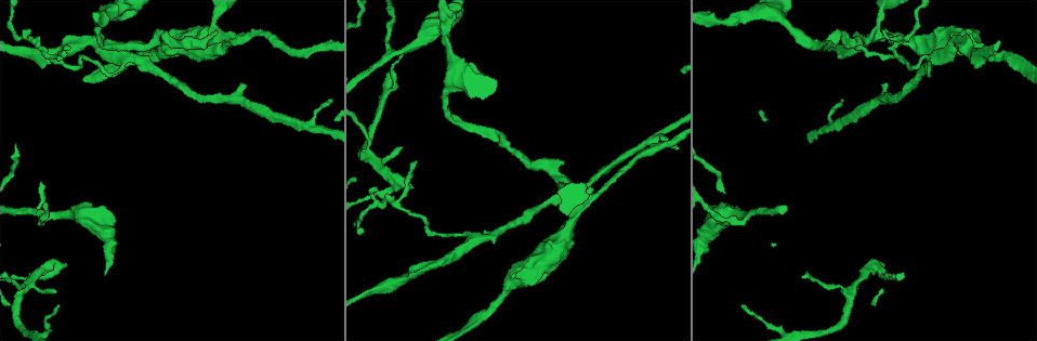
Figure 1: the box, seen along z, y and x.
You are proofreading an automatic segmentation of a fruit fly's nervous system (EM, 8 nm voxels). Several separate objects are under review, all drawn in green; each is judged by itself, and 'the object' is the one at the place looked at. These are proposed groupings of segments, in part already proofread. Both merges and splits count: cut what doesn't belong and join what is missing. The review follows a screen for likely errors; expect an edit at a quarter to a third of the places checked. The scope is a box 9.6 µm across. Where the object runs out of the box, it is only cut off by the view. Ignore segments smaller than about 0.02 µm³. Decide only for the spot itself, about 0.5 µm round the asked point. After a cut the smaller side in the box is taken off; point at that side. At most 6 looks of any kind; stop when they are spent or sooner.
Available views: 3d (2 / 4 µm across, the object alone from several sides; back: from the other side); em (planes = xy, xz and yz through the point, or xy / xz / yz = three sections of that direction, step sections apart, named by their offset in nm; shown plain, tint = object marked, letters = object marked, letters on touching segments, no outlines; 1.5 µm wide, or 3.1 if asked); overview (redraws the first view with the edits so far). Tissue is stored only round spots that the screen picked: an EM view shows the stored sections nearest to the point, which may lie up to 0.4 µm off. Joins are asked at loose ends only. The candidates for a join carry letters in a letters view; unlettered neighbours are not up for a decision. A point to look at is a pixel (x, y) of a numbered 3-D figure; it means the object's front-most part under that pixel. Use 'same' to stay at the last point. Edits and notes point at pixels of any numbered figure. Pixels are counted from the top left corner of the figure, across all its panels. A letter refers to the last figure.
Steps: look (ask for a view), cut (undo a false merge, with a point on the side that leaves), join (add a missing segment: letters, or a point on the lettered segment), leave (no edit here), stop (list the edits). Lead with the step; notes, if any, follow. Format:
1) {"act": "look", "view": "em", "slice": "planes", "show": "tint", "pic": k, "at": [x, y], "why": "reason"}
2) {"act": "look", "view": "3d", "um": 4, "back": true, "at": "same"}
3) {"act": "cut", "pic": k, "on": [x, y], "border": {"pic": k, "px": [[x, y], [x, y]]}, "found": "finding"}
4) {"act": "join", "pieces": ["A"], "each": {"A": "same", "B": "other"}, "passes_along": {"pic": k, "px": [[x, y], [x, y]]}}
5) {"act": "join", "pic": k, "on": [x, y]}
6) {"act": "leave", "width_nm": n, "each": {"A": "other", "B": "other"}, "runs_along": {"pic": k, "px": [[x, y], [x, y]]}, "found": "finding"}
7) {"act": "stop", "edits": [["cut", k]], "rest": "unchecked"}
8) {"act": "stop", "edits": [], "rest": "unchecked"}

{"act": "look", "view": "3d", "um": 4, "pic": 1, "at": [936, 58], "why": "small branch off a trunk"}

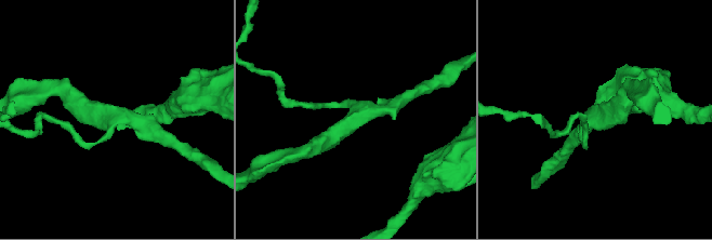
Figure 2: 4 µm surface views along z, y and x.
{"act": "look", "view": "em", "slice": "planes", "show": "letters", "pic": 2, "at": [599, 116], "why": "shape alone is not enough"}

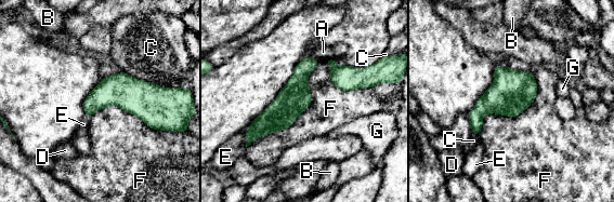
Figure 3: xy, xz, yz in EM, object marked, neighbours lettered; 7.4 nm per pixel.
{"act": "leave", "width_nm": 240, "longest_contact_nm": ["F", 850], "each": {"A": "other", "B": "other", "C": "other", "D": "other", "E": "other", "F": "other", "G": "other"}, "found": "all the same neuron"}

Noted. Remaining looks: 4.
{"act": "look", "view": "em", "slice": "yz", "step": 4, "show": "tint", "pic": 1, "at": [840, 31], "why": "sharp bend"}

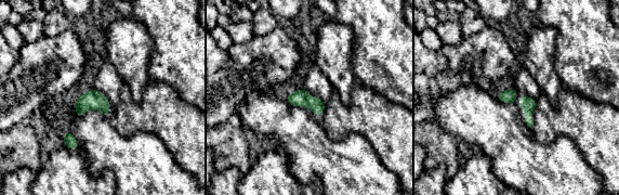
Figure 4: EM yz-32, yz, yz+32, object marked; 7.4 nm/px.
{"act": "look", "view": "em", "slice": "planes", "show": "letters", "at": "same", "why": "cut it another way"}

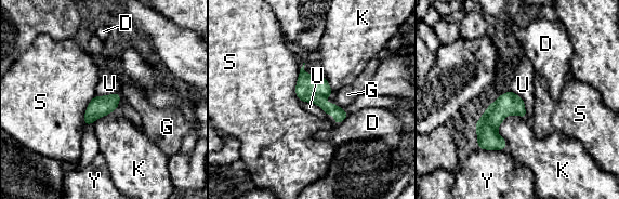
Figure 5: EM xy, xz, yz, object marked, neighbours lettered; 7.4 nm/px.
{"act": "leave", "width_nm": 160, "each": {"D": "other", "G": "other", "K": "other", "S": "other", "U": "other", "Y": "other"}, "runs_along": {"pic": 5, "px": [[511, 94], [487, 124], [481, 146]]}, "found": "one neuron here"}

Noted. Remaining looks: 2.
{"act": "look", "view": "em", "slice": "yz", "step": 4, "show": "tint", "pic": 1, "at": [592, 187], "why": "an open end"}

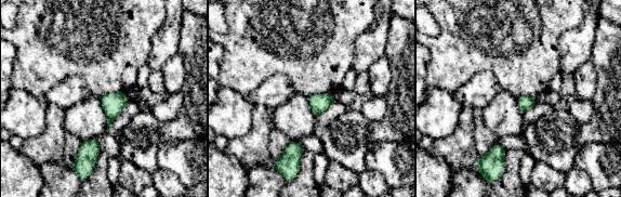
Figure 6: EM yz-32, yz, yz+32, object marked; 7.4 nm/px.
{"act": "look", "view": "em", "slice": "planes", "show": "letters", "at": "same"}

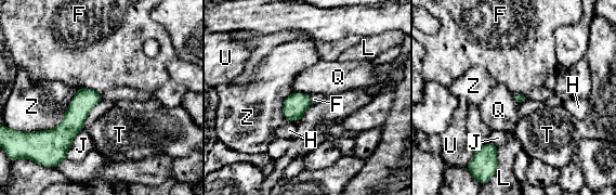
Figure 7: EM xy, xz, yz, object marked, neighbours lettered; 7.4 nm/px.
{"act": "leave", "each": {"F": "other", "H": "other", "J": "other", "L": "other", "Q": "other", "T": "other", "U": "other", "Z": "other"}, "runs_along": {"pic": 7, "px": [[96, 95], [56, 135], [50, 135]]}, "found": "none of them fits"}

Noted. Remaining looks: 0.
{"act": "stop", "edits": [], "rest": "unchecked"}

